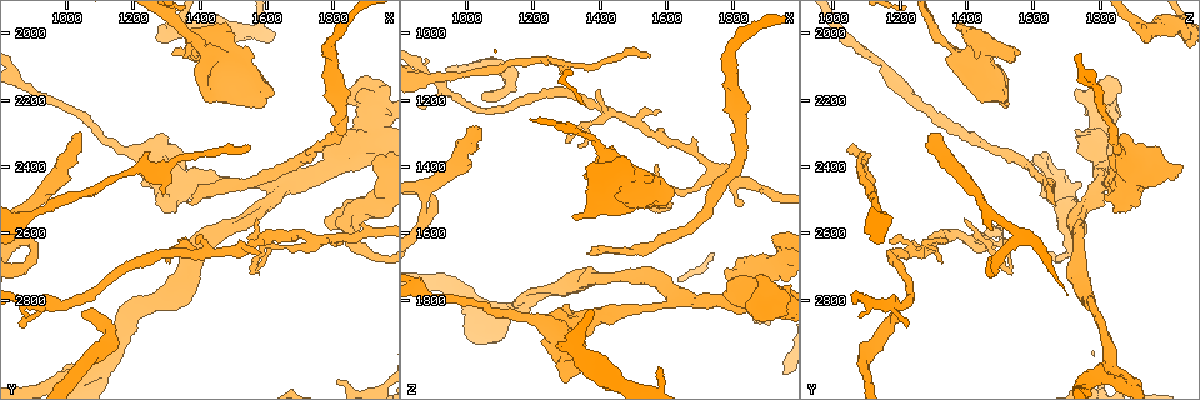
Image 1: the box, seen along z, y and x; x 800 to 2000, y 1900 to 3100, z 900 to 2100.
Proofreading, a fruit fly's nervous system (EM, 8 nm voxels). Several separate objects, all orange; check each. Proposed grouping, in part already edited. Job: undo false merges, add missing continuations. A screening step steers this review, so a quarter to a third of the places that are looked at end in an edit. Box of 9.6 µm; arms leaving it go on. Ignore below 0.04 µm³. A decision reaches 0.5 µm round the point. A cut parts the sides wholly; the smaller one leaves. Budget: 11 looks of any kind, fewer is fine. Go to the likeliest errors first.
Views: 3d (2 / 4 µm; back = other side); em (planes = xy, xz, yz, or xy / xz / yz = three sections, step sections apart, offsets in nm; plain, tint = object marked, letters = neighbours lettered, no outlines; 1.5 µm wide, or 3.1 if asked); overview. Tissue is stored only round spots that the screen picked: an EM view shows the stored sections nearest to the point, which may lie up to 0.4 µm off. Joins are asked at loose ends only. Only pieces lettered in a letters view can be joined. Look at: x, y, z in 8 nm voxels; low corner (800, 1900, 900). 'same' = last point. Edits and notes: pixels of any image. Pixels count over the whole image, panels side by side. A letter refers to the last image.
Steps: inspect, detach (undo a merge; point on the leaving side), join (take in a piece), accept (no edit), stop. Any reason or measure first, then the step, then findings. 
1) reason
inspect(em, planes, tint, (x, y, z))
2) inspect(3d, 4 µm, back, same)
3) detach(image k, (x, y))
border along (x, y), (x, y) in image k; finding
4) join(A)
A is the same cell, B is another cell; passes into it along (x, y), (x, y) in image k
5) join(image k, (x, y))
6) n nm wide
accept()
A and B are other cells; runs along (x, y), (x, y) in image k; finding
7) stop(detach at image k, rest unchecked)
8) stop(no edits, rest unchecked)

tapers out
inspect(3d, 2 µm, (1360, 2500, 1660))

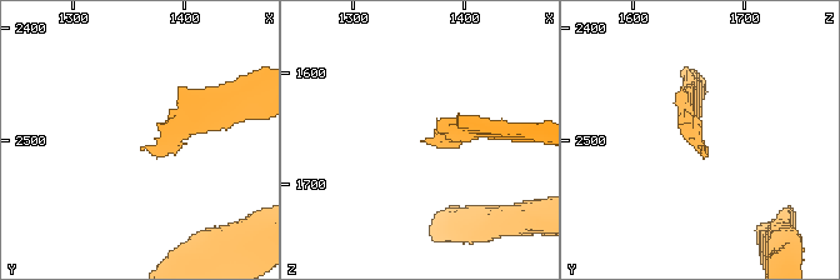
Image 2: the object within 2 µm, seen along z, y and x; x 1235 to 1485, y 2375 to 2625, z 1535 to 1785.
need the tissue
inspect(em, planes, letters, (1360, 2510, 1662))

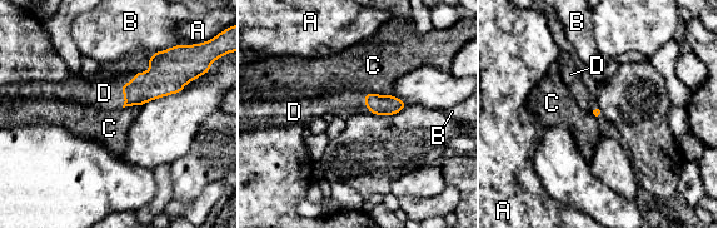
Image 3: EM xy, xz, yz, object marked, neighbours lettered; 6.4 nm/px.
join(D)
D is the same cell, A, B and C are other cells; passes into it along (145, 87), (120, 87), (104, 93) in image 3; it goes on there

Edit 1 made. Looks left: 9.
inspect(overview)

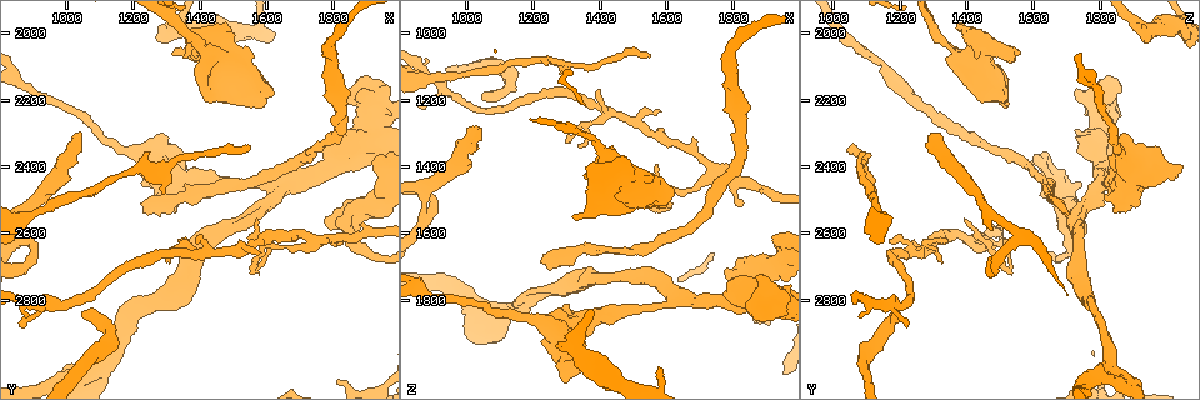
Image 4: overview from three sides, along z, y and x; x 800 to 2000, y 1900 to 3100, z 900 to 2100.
branch stops here
inspect(em, planes, plain, (1050, 2830, 1200))

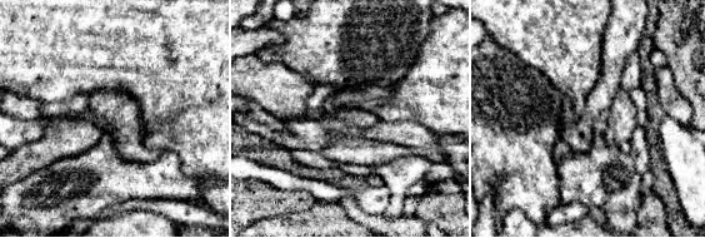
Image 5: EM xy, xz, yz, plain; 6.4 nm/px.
see the neighbours
inspect(em, planes, letters, same)

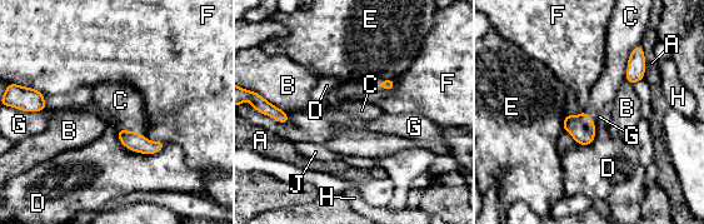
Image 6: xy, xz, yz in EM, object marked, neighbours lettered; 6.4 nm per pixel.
join(C)
C is the same cell, A, B, D, E, F, G, H and J are other cells; it goes on there

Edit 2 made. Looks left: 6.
thick end
inspect(em, planes, tint, (1280, 2010, 1930))

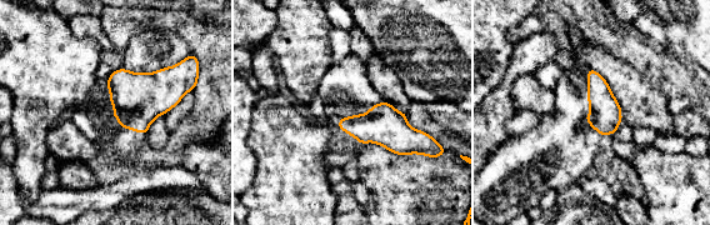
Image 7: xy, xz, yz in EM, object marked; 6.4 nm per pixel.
see the neighbours
inspect(em, planes, letters, same)

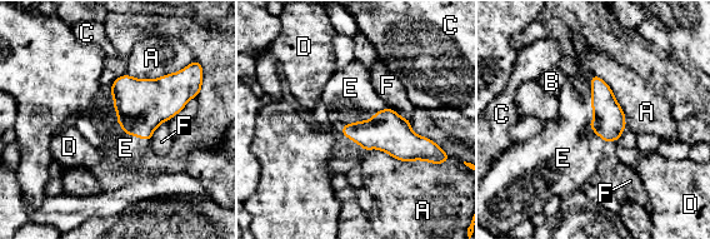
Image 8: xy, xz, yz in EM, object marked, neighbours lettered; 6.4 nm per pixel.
A touches over 440 nm
join(E)
E is the same cell, A, B, C, D and F are other cells; passes into it along (143, 104), (130, 134), (125, 148) in image 8; it goes on there

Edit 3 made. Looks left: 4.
branch stops here
inspect(3d, 4 µm, (1040, 2310, 1290))

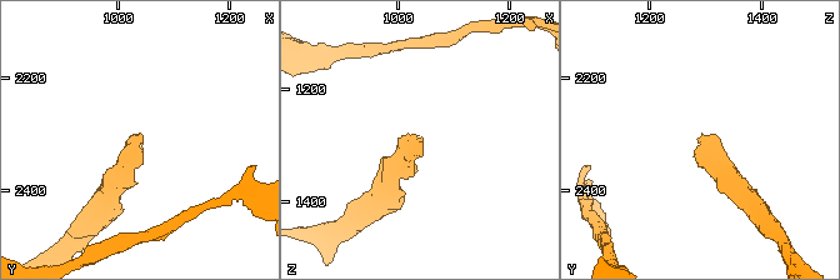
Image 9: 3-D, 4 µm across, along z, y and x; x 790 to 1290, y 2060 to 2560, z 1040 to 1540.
need the tissue
inspect(em, planes, plain, (1045, 2305, 1295))

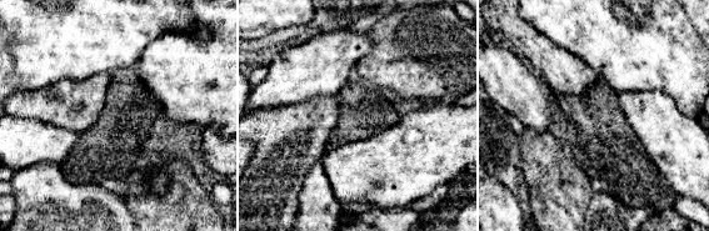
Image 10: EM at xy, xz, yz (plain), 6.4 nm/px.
see the neighbours
inspect(em, planes, letters, same)

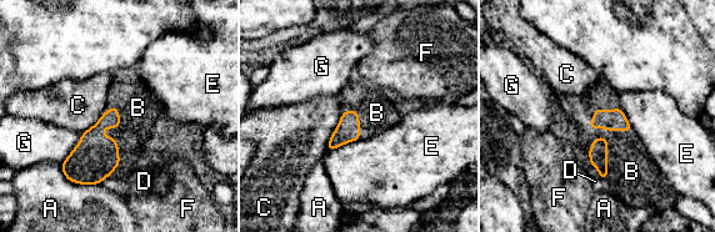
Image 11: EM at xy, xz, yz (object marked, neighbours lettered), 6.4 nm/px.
join(B)
B is the same cell, A, C, D, E, F and G are other cells; passes into it along (95, 157), (106, 136), (138, 114) in image 11; the neuron continues

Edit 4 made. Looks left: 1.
stop(join at image 3, join at image 6, join at image 8, join at image 11, rest unchecked)

